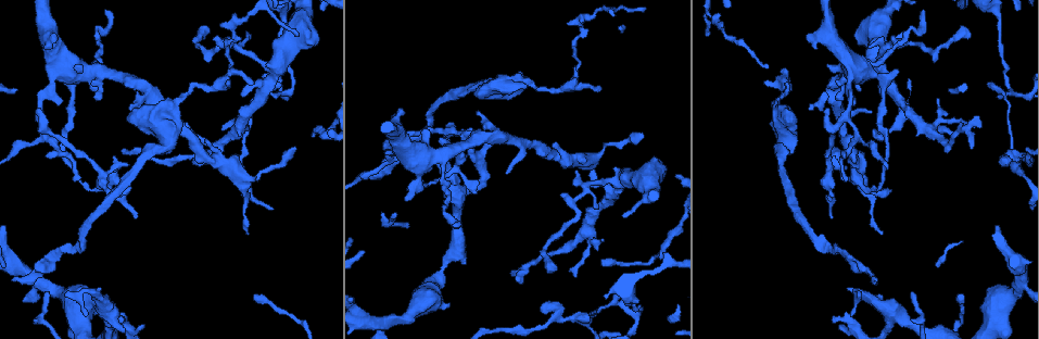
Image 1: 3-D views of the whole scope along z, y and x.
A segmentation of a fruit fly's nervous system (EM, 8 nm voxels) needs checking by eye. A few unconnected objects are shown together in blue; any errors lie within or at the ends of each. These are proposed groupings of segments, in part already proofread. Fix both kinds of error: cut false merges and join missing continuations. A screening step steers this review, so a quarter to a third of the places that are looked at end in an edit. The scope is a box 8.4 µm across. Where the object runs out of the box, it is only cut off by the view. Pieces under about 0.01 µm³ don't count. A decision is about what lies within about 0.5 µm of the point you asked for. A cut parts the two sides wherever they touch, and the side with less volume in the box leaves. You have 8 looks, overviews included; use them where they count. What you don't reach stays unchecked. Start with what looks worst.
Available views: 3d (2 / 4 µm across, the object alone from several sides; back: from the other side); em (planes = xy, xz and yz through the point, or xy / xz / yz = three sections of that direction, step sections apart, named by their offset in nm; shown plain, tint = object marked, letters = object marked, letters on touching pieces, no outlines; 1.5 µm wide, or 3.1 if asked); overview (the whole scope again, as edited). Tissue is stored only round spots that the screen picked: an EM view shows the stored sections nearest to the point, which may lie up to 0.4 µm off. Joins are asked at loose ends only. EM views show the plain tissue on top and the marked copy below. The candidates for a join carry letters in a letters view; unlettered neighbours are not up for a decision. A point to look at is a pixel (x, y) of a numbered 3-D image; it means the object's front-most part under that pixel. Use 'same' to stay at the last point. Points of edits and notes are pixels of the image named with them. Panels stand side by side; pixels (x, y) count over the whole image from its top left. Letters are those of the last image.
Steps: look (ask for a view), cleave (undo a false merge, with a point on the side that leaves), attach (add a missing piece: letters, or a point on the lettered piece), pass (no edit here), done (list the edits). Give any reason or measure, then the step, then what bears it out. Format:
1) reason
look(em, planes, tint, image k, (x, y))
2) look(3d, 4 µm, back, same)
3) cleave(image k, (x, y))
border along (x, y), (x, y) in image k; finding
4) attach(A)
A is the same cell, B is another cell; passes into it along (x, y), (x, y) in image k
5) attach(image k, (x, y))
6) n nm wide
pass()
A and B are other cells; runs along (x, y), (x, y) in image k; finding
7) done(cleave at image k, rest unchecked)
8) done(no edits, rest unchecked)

free end
look(em, planes, letters, image 1, (312, 134))

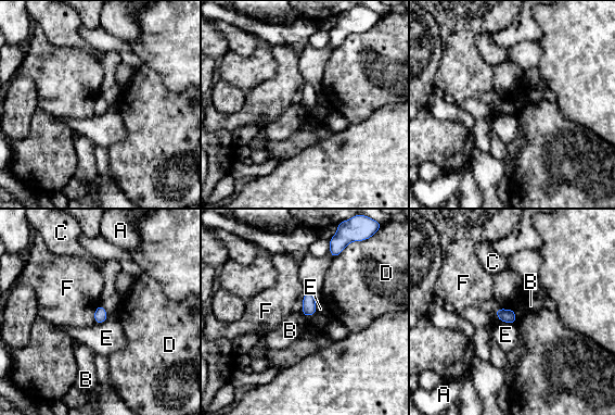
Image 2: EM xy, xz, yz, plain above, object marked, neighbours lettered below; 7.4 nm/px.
D touches over 160 nm
pass()
A, B, C, D, E and F are other cells; border along (513, 309), (498, 309), (495, 314) in image 2; none of them fits

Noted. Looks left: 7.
free end
look(3d, 2 µm, image 1, (1005, 163))

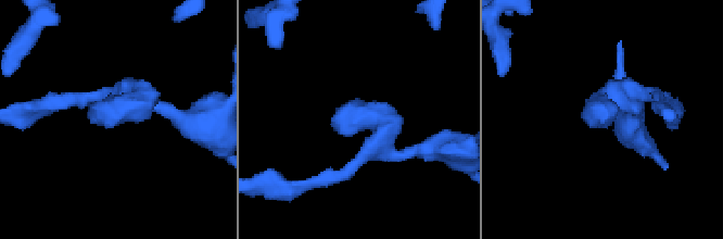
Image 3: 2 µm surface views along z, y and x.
look(em, planes, letters, image 3, (596, 117))

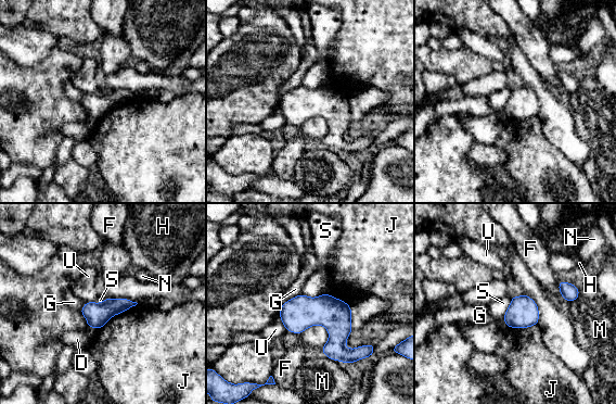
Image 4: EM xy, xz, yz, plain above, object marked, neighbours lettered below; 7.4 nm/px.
pass()
D, F, G, H, J, M, N, S and U are other cells; border along (138, 303), (115, 314), (100, 329) in image 4; none of them fits

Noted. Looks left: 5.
thin end
look(3d, 2 µm, image 1, (789, 81))

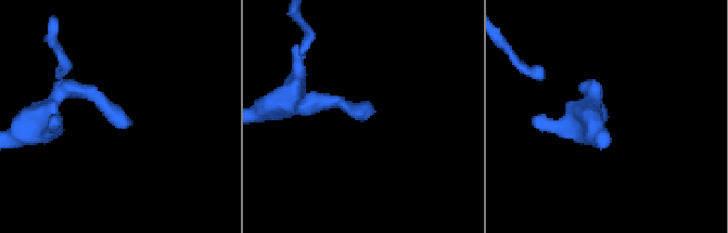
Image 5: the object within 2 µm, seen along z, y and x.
look(em, planes, letters, image 5, (128, 125))

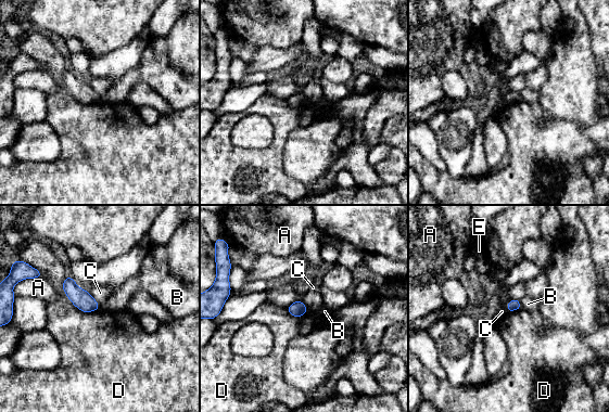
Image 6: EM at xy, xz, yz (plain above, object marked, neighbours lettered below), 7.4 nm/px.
90 nm wide
pass()
A, B, C, D and E are other cells; border along (67, 274), (66, 297), (99, 309) in image 6; none of them fits

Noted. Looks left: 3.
done(no edits, rest unchecked)

